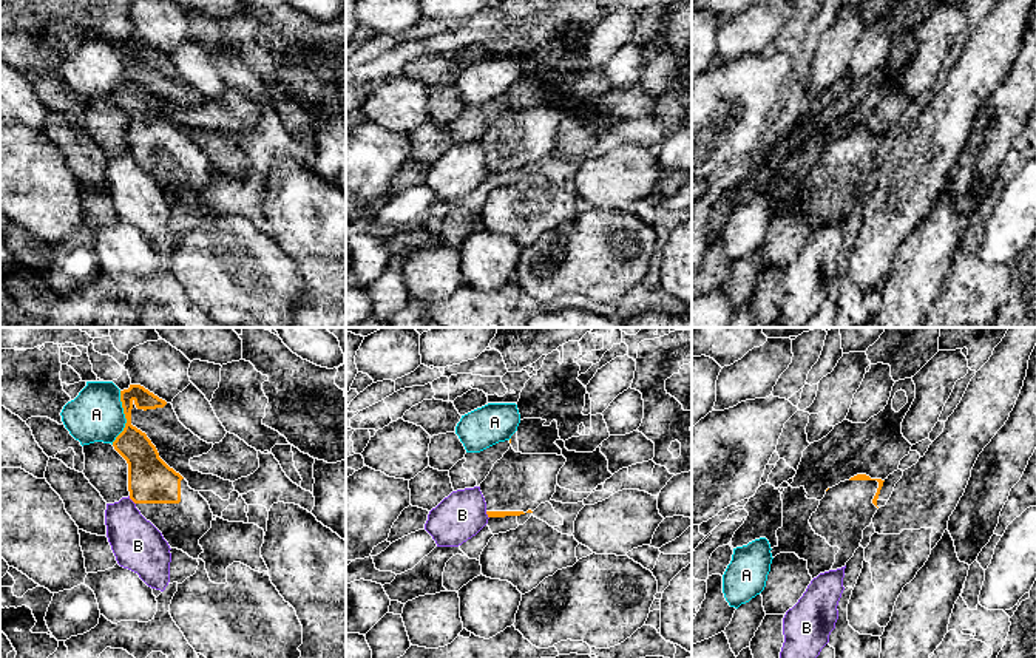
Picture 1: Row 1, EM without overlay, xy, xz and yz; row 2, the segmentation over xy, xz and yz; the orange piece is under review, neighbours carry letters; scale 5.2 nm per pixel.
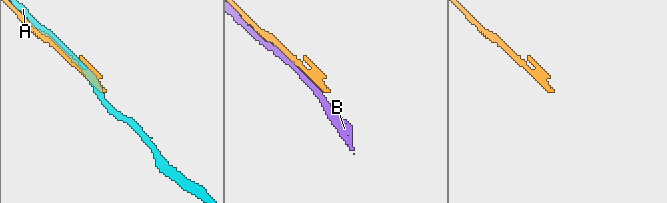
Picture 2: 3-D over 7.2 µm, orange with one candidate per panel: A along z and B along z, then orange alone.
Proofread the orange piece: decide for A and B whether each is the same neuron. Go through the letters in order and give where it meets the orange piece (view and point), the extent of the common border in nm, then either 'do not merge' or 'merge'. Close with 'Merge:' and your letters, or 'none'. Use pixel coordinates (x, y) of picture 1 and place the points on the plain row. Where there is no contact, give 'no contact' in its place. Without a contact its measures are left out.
A: meets orange in xy at (125, 71); contact 280 nm long; do not merge
B: meets orange in xy at (132, 153); contact 60 nm long; do not merge
Merge: none

